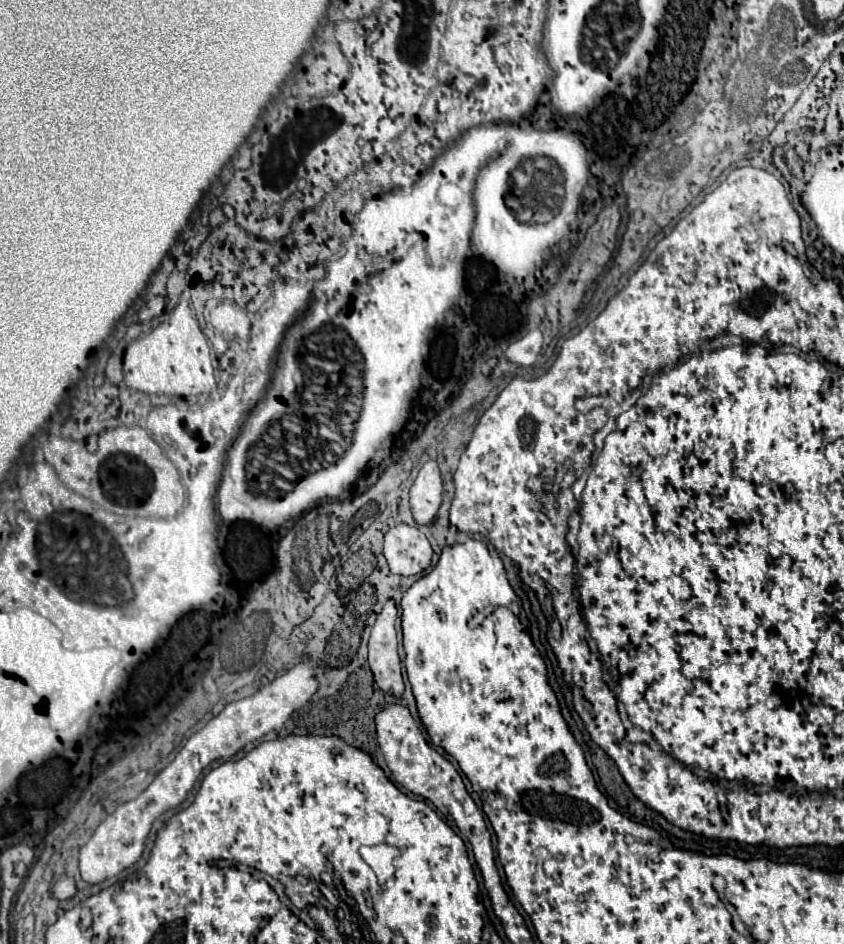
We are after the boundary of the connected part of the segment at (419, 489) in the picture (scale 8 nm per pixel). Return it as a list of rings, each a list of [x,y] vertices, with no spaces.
[[[429,459],[423,463],[411,491],[411,511],[417,523],[431,523],[439,505],[441,505],[441,477],[439,477],[439,467],[435,459]]]

